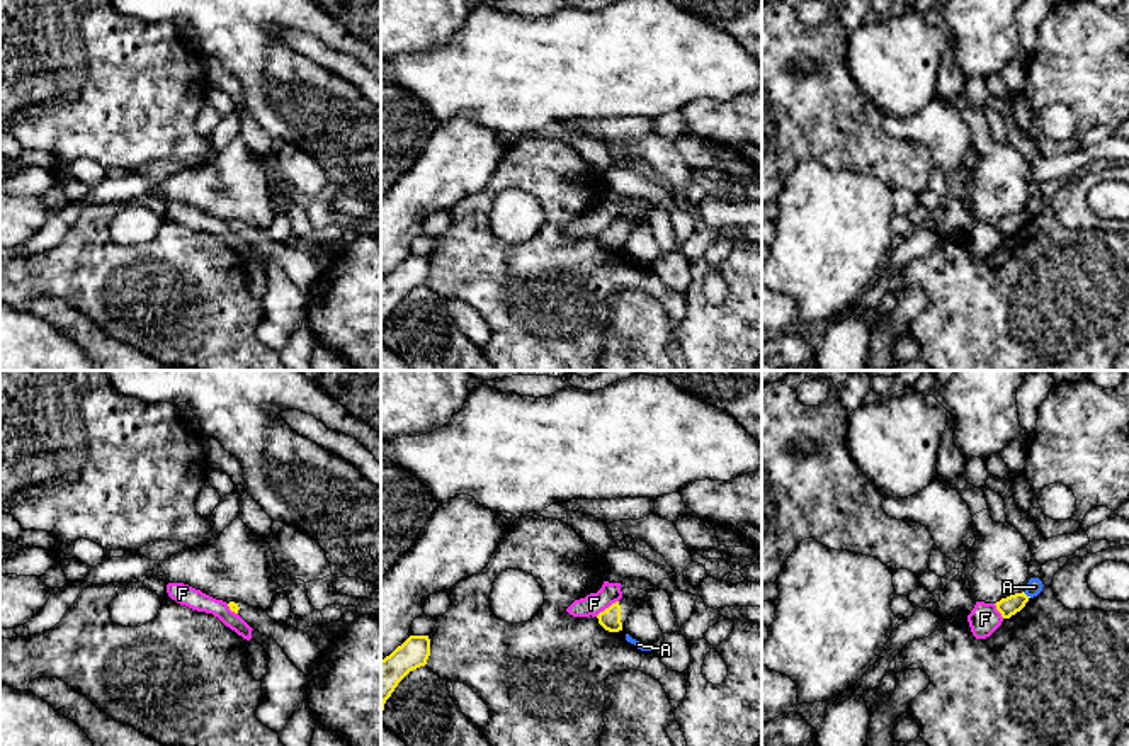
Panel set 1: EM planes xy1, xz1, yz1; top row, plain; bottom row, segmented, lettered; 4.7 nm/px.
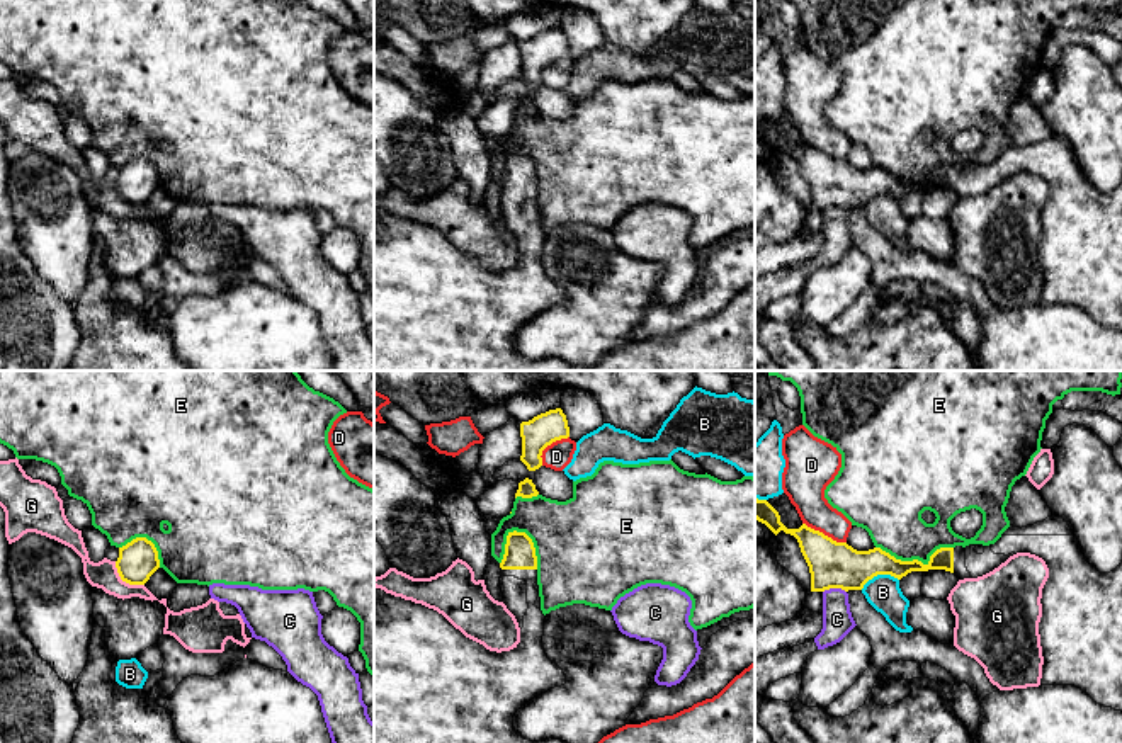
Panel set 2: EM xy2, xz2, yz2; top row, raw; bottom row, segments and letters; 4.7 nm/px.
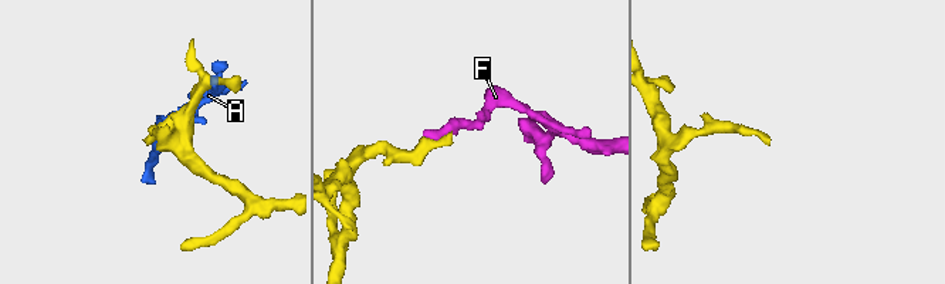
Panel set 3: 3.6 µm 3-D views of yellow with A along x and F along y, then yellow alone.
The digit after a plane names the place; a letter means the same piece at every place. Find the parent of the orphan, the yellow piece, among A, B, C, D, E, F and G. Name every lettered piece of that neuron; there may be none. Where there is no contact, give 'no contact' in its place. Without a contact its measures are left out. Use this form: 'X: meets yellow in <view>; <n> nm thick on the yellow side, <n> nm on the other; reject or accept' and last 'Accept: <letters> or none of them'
A: meets yellow in yz1; 90 nm thick on the yellow side, 80 nm on the other; reject
B: meets yellow in yz2; 220 nm thick on the yellow side, 170 nm on the other; reject
C: meets yellow in yz2; 220 nm thick on the yellow side, 140 nm on the other; reject
D: meets yellow in yz2; 220 nm thick on the yellow side, 200 nm on the other; reject
E: meets yellow in xz2; 140 nm thick on the yellow side, 480 nm on the other; reject
F: meets yellow in xz1; 100 nm thick on the yellow side, 100 nm on the other; reject
G: meets yellow in xy2; 190 nm thick on the yellow side, 130 nm on the other; reject
Accept: none of them

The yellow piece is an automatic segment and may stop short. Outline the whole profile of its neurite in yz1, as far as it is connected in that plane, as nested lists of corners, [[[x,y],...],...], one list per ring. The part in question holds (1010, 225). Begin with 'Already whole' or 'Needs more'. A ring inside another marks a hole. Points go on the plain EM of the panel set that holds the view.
Already whole. [[[1022,211],[1022,212],[1015,212],[1015,214],[1010,214],[1007,218],[1001,218],[995,224],[996,224],[996,229],[1001,233],[1003,238],[1010,238],[1012,235],[1015,235],[1017,231],[1020,231],[1025,226],[1029,218],[1030,216],[1027,216]]]

